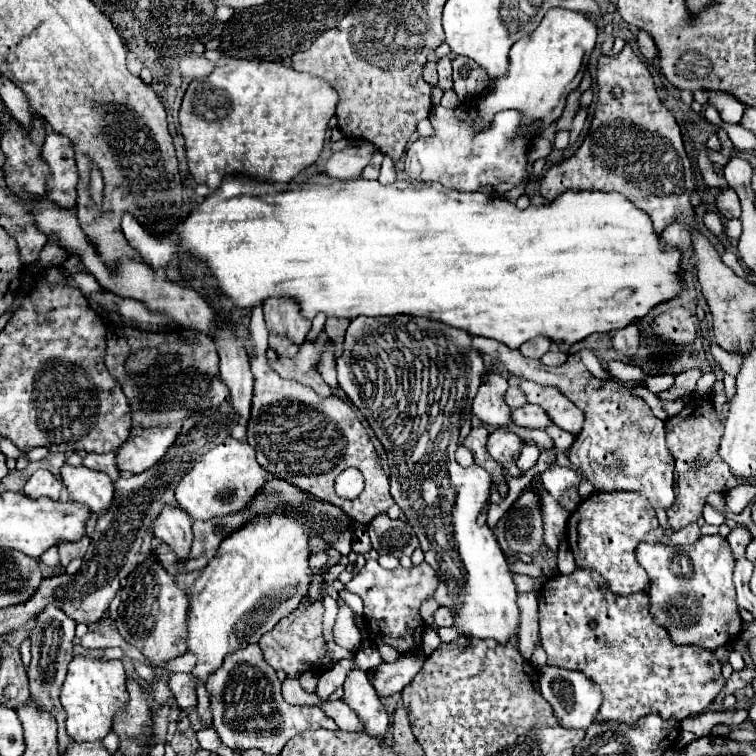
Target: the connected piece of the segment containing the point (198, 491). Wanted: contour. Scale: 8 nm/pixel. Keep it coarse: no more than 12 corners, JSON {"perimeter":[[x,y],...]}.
{"perimeter":[[228,436],[182,478],[192,520],[244,510],[270,474]]}

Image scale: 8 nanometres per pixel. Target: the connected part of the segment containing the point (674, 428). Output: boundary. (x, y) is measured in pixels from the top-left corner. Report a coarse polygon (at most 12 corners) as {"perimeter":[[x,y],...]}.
{"perimeter":[[712,402],[666,422],[676,462],[668,524],[702,516],[710,492],[742,480],[718,454],[724,428]]}

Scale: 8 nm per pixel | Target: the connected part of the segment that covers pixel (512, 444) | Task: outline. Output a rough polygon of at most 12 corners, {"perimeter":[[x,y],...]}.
{"perimeter":[[496,428],[486,444],[490,456],[512,476],[520,476],[514,456],[522,440],[508,428]]}

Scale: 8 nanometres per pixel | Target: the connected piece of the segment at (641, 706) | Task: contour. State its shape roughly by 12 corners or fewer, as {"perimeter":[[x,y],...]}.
{"perimeter":[[586,568],[538,592],[548,664],[604,694],[596,722],[700,714],[722,664],[674,646],[646,592]]}

